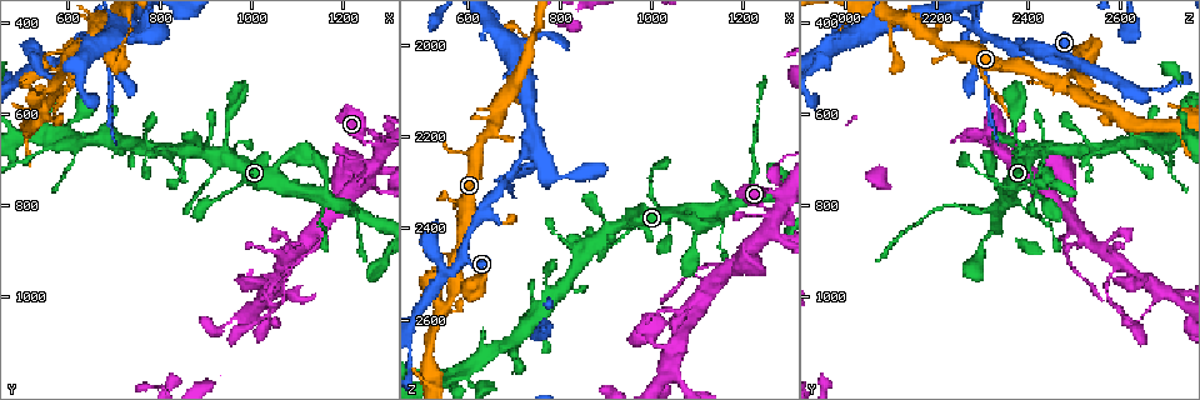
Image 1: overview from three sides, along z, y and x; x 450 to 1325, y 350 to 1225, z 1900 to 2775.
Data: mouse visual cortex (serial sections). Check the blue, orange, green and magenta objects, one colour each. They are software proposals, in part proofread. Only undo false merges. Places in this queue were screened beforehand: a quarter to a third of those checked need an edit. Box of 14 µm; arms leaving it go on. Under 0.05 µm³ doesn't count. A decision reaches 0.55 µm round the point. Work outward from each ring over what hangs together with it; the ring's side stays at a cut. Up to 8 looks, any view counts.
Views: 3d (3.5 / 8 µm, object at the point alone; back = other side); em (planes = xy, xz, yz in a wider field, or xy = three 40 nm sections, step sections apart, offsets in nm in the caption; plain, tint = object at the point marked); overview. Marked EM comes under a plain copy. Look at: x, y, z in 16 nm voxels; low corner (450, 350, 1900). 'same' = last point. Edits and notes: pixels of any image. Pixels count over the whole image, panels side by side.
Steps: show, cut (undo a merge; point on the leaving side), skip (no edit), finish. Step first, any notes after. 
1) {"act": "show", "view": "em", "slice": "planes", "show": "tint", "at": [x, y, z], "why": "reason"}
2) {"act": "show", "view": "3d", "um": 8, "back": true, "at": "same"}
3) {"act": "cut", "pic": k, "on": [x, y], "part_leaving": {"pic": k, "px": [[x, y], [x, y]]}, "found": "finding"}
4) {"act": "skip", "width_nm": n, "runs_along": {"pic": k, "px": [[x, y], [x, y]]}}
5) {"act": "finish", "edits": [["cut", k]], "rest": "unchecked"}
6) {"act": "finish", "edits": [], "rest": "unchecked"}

{"act": "show", "view": "3d", "um": 8, "at": [1215, 810, 2335], "why": "three-way junction"}

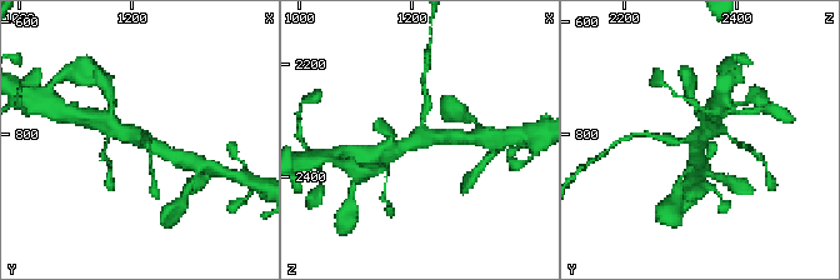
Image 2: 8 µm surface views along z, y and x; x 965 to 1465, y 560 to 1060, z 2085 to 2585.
{"act": "show", "view": "em", "slice": "planes", "show": "tint", "at": [1215, 805, 2330], "arms": 3, "arm_widths_nm": [200, 400, 400], "why": "now the EM"}

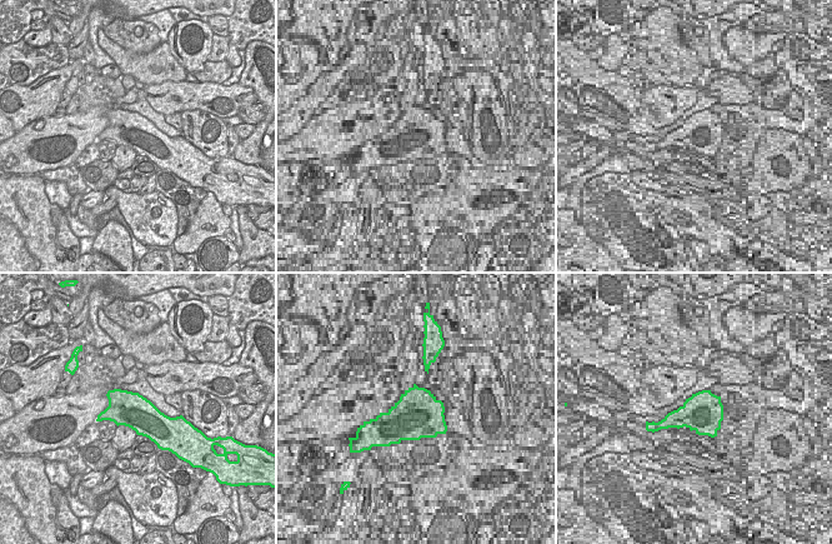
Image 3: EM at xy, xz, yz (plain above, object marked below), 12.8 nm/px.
{"act": "cut", "pic": 2, "on": [656, 136], "part_leaving": {"pic": 2, "px": [[676, 141], [654, 135], [628, 138]]}, "found": "a second cell is stuck on"}

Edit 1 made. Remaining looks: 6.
{"act": "show", "view": "3d", "um": 3.5, "at": [865, 675, 2435], "why": "arms part here"}

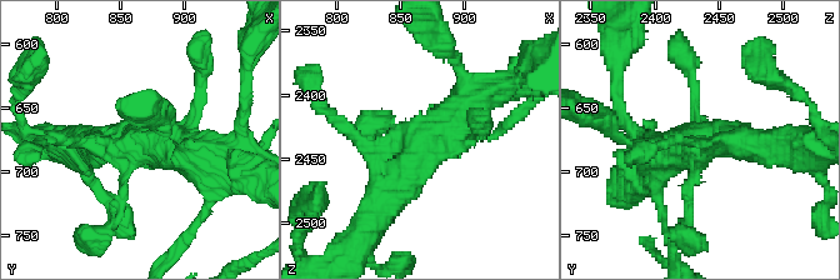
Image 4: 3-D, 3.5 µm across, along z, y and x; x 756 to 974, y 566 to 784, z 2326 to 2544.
{"act": "show", "view": "em", "slice": "xy", "step": 3, "show": "tint", "at": [866, 674, 2440], "why": "shape alone is not enough"}

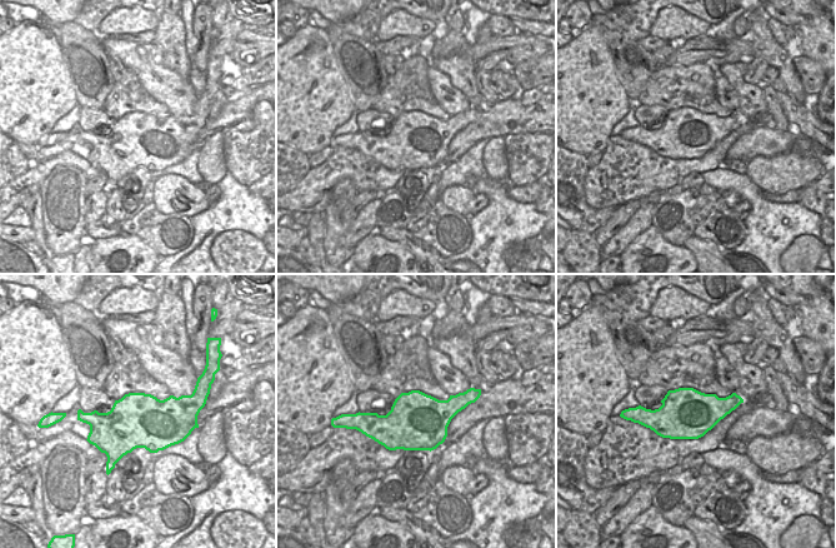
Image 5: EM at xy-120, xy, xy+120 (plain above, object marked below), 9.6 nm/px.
{"act": "show", "view": "em", "slice": "xy", "step": 5, "show": "tint", "at": "same", "why": "another direction"}

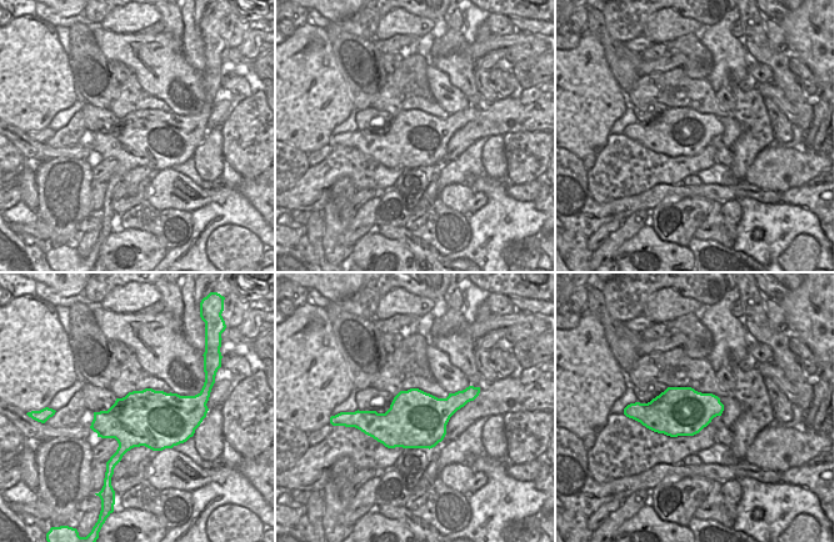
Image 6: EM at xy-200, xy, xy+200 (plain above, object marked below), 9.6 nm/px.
{"act": "skip", "runs_along": {"pic": 4, "px": [[485, 93], [420, 144], [378, 211]]}, "found": "all the same cell"}

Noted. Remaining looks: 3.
{"act": "show", "view": "3d", "um": 3.5, "at": [1150, 865, 2495], "why": "three-way junction"}

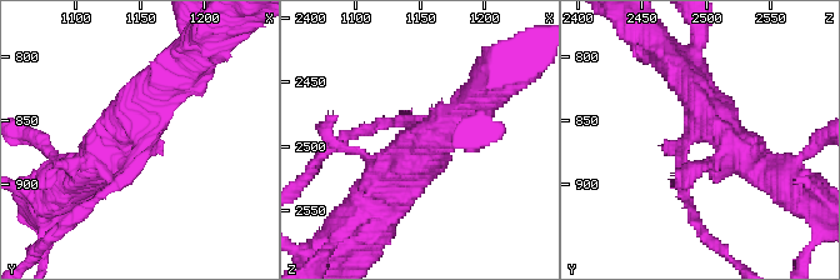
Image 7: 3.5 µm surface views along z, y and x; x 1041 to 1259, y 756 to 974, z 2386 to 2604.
{"act": "show", "view": "em", "slice": "xy", "step": 2, "show": "tint", "at": [1152, 862, 2492], "arms": 3, "arm_widths_nm": [150, 450, 450], "why": "now the EM"}

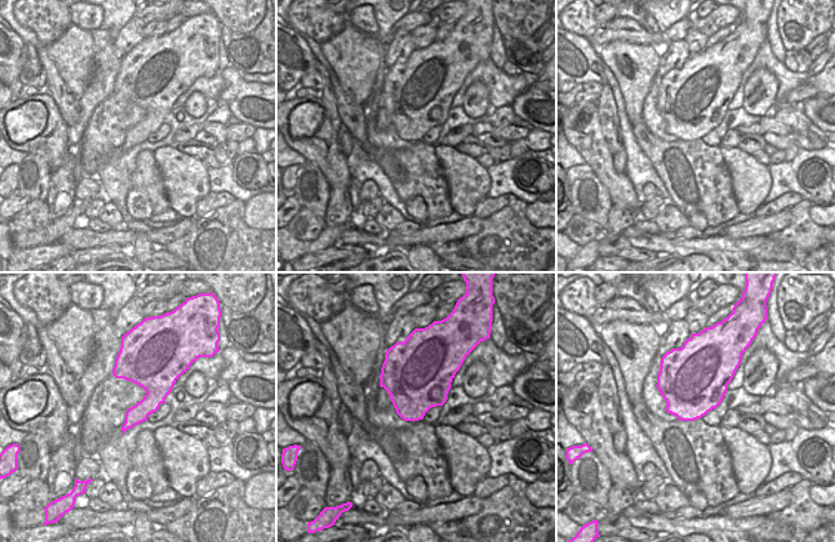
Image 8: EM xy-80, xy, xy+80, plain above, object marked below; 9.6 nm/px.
{"act": "show", "view": "em", "slice": "xy", "step": 1, "show": "tint", "at": "same"}

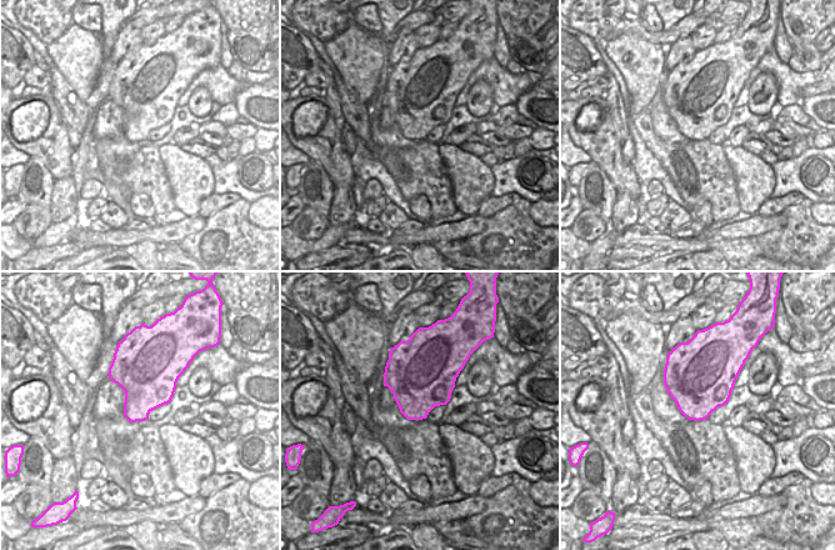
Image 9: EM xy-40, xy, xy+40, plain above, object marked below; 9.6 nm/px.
{"act": "cut", "pic": 7, "on": [385, 124], "part_leaving": {"pic": 7, "px": [[140, 143], [129, 174], [64, 224]]}, "found": "two cells meet here"}

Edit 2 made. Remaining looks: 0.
{"act": "finish", "edits": [["cut", 2], ["cut", 7]], "rest": "unchecked"}

